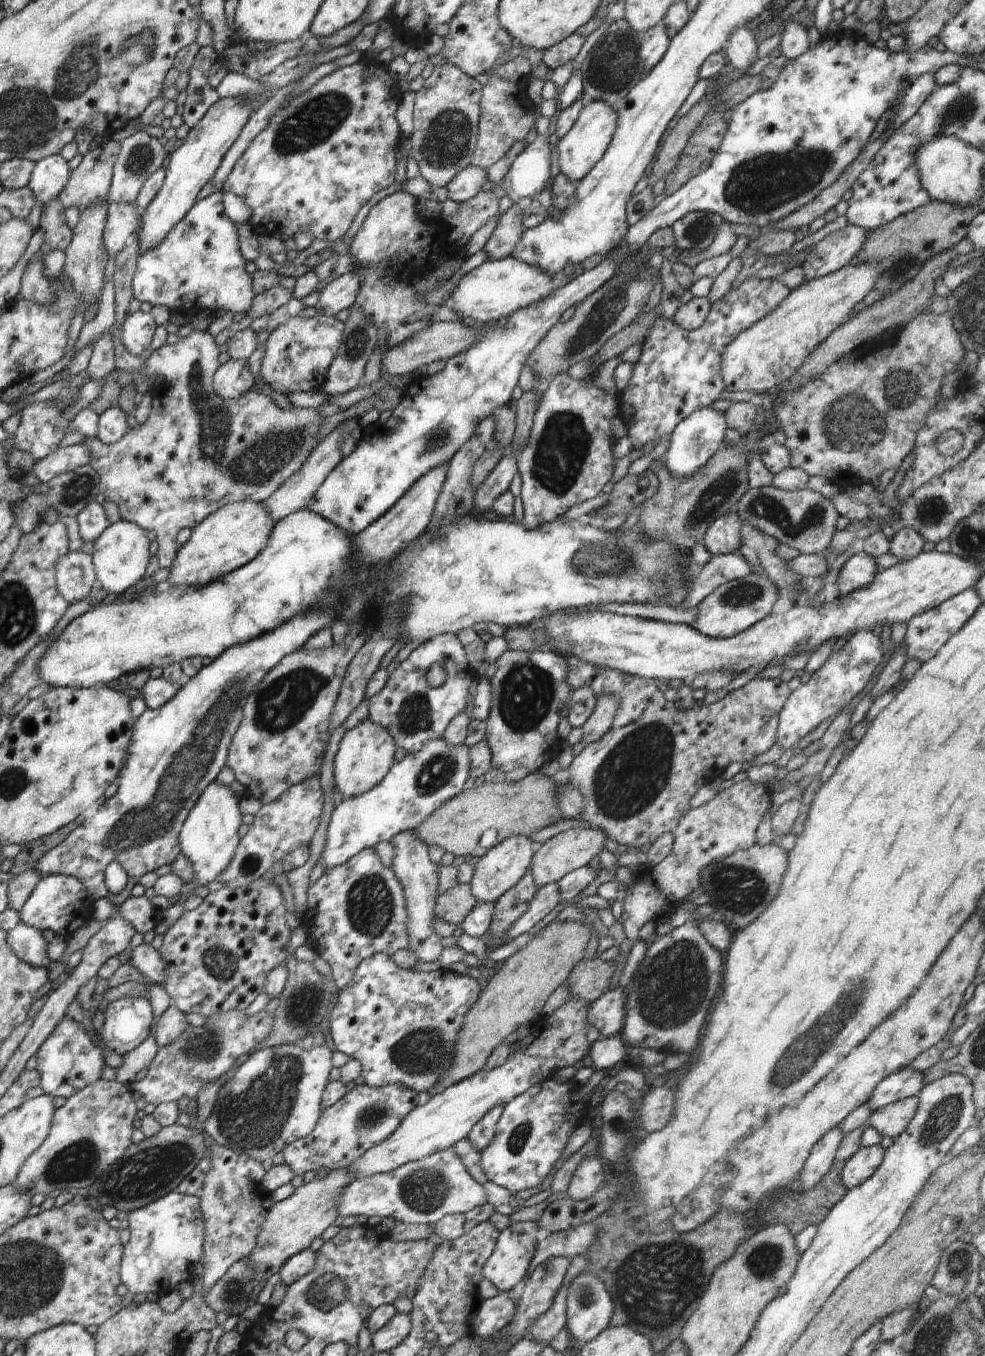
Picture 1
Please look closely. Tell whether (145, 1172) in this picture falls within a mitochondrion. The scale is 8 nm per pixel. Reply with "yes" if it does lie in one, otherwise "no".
yes

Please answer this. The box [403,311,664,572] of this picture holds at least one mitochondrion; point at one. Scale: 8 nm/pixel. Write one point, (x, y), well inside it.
(562, 452)

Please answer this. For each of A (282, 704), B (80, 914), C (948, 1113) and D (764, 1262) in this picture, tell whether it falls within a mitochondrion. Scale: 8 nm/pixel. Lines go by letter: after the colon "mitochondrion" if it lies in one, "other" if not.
A: mitochondrion
B: other
C: mitochondrion
D: mitochondrion

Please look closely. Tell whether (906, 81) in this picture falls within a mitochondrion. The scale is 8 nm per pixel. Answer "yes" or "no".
no

